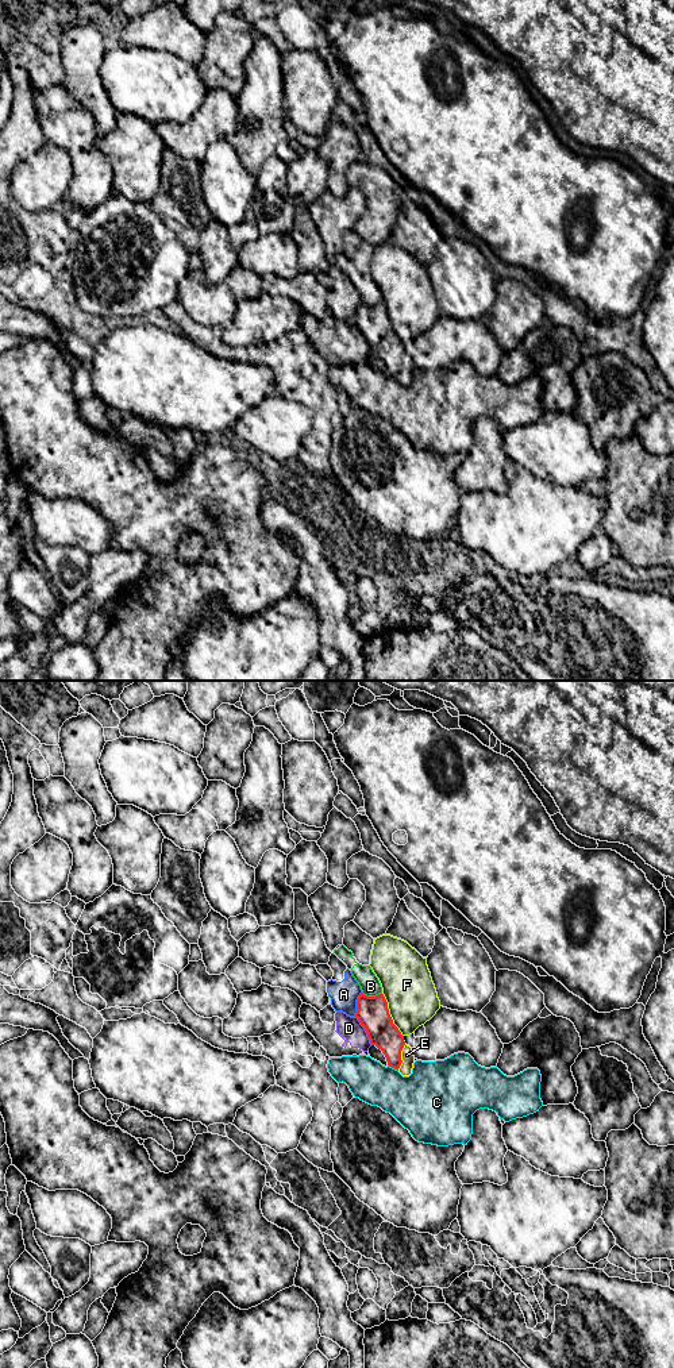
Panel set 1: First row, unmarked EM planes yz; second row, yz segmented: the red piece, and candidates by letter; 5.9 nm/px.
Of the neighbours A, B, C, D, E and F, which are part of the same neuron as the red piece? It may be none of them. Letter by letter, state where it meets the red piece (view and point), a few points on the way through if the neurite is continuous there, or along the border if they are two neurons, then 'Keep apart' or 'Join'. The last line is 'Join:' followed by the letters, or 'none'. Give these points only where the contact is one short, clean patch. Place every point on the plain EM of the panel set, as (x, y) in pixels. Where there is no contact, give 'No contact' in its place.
A: Touches red at yz (357, 313). Keep apart
B: Touches red at yz (372, 305). Boundary: yz (362, 300), (368, 304), (381, 303). Keep apart
C: Touches red at yz (393, 376). Keep apart
D: Touches red at yz (365, 338). Boundary: yz (355, 324), (372, 353). Keep apart
E: Touches red at yz (400, 366). Join
F: Touches red at yz (389, 323). Keep apart
Join: E

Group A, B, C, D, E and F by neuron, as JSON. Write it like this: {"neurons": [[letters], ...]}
{"neurons": [["A"], ["B"], ["C"], ["D"], ["E"], ["F"]]}

